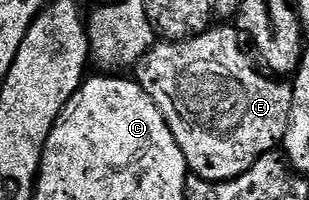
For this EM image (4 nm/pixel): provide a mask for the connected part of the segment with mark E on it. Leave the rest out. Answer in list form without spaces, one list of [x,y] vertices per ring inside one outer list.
[[[216,24],[205,34],[184,42],[157,41],[156,62],[151,62],[148,56],[141,58],[134,74],[135,81],[147,90],[158,112],[162,112],[178,148],[182,148],[182,156],[186,156],[189,171],[207,182],[228,182],[245,174],[262,155],[273,153],[283,143],[290,120],[291,85],[267,73],[259,74],[244,55],[239,37],[235,25]]]

